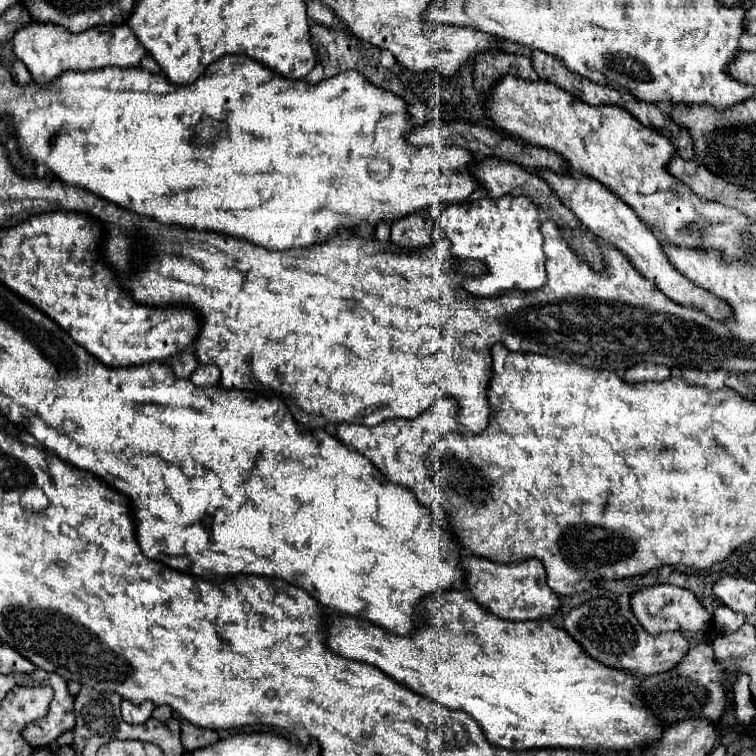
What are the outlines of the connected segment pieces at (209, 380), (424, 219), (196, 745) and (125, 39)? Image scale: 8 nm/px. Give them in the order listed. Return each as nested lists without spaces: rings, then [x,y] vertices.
[[[201,364],[201,366],[193,372],[191,382],[197,384],[197,386],[217,386],[217,384],[219,384],[219,376],[221,376],[221,372],[219,372],[217,366]]]
[[[427,210],[409,214],[391,224],[391,242],[401,248],[419,248],[431,244],[433,218]]]
[[[181,722],[181,740],[183,740],[183,748],[187,752],[193,752],[193,750],[199,750],[199,748],[205,748],[205,746],[211,746],[219,740],[217,732],[215,730],[207,730],[207,728],[197,728],[189,722]]]
[[[31,22],[15,32],[13,52],[27,66],[37,84],[47,84],[65,70],[93,70],[93,64],[95,68],[103,68],[99,64],[133,68],[139,66],[141,58],[147,54],[127,24],[95,26],[85,32],[73,34],[57,24],[41,24],[41,22]]]

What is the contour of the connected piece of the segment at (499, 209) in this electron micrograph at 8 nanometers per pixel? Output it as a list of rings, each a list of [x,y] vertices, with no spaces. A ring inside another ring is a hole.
[[[503,196],[499,199],[484,198],[461,203],[450,203],[449,208],[441,214],[439,226],[445,236],[451,240],[451,254],[453,258],[463,260],[481,260],[489,270],[479,278],[467,278],[463,288],[475,296],[499,296],[507,290],[535,290],[547,282],[545,274],[545,252],[543,240],[539,232],[539,208],[527,196]]]

